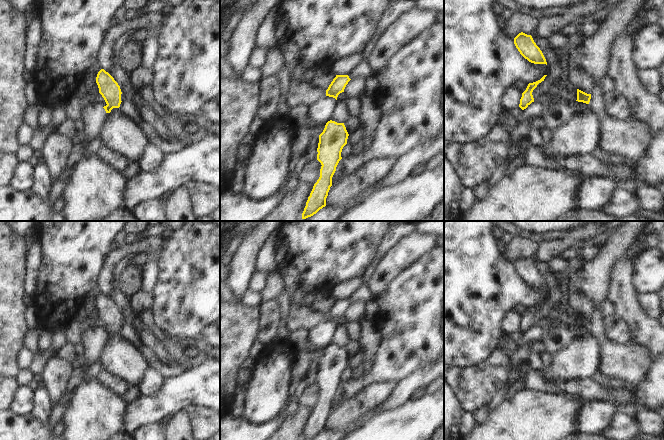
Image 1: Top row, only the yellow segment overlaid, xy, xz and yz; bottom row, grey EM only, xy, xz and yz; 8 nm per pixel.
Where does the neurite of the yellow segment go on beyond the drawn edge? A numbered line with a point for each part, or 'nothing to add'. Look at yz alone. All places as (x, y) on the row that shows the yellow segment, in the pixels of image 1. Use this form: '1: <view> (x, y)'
nothing to add

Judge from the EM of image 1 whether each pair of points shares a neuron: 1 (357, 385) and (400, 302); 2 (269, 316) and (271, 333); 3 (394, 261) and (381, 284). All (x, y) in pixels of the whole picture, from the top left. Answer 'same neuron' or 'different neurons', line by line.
1: same neuron
2: same neuron
3: same neuron

